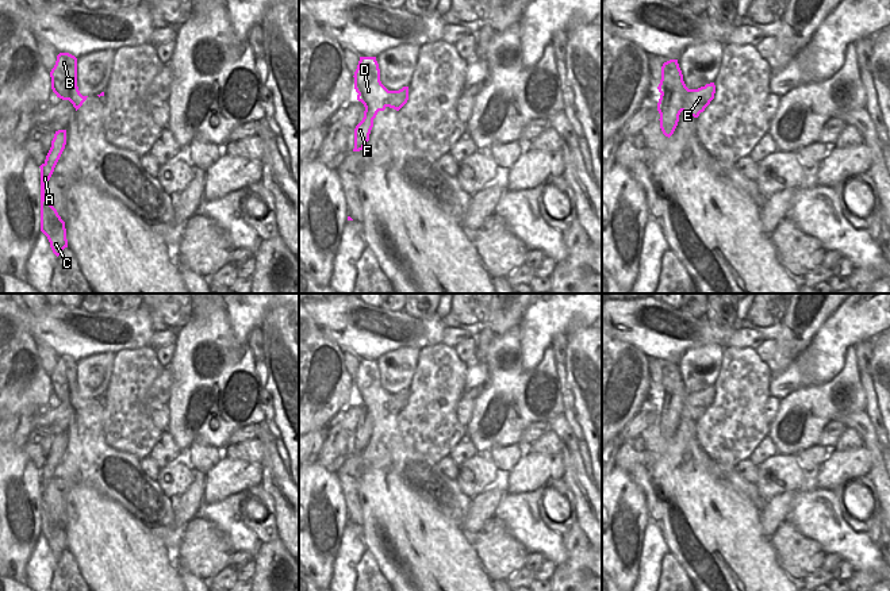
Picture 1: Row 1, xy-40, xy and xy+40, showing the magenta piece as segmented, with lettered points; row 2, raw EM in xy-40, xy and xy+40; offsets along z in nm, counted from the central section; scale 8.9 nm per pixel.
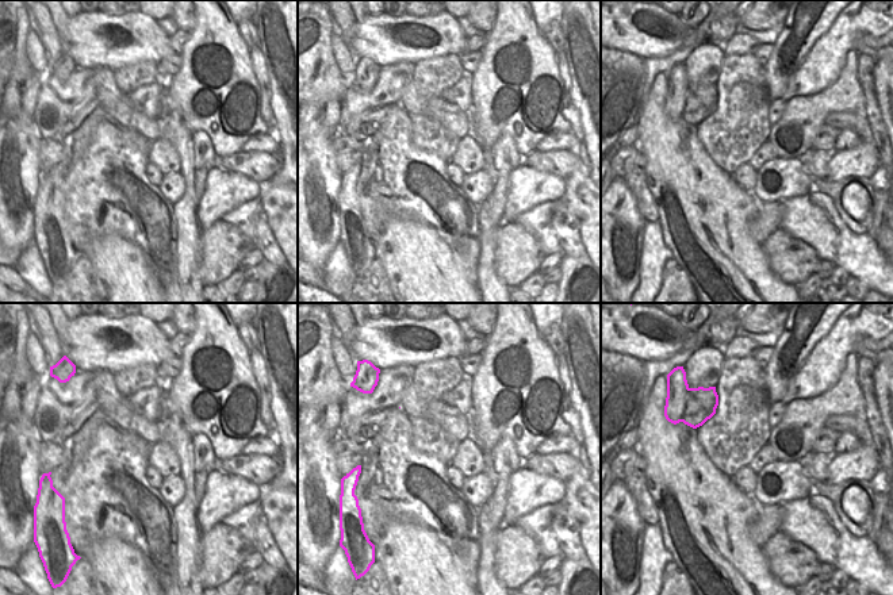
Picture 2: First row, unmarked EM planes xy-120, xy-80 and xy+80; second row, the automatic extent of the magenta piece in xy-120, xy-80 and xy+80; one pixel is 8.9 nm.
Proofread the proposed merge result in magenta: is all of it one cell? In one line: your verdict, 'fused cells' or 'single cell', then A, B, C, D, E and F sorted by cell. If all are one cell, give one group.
fused cells; A B C D F / E

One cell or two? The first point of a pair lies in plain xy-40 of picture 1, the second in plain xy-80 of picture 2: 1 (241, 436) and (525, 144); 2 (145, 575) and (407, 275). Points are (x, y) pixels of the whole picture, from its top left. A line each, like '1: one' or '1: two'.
1: two
2: one

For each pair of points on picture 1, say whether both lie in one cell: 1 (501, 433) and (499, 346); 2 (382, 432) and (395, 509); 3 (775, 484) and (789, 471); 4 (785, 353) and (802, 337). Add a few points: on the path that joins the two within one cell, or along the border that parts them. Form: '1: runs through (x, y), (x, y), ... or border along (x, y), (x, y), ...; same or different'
1: runs through (510, 411), (517, 402), (506, 375), (499, 368); same
2: border along (359, 482), (369, 469), (390, 469), (411, 488); different
3: runs through (778, 482), (786, 474); same
4: runs through (789, 349), (798, 340); same

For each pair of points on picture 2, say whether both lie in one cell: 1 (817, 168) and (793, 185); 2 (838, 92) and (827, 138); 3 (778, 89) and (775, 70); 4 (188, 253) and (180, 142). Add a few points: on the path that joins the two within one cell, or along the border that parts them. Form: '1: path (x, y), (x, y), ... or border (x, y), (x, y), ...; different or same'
1: border (798, 158), (813, 177); different
2: border (823, 123), (811, 149); different
3: path (777, 85), (777, 75); same
4: path (188, 226), (187, 169); same

